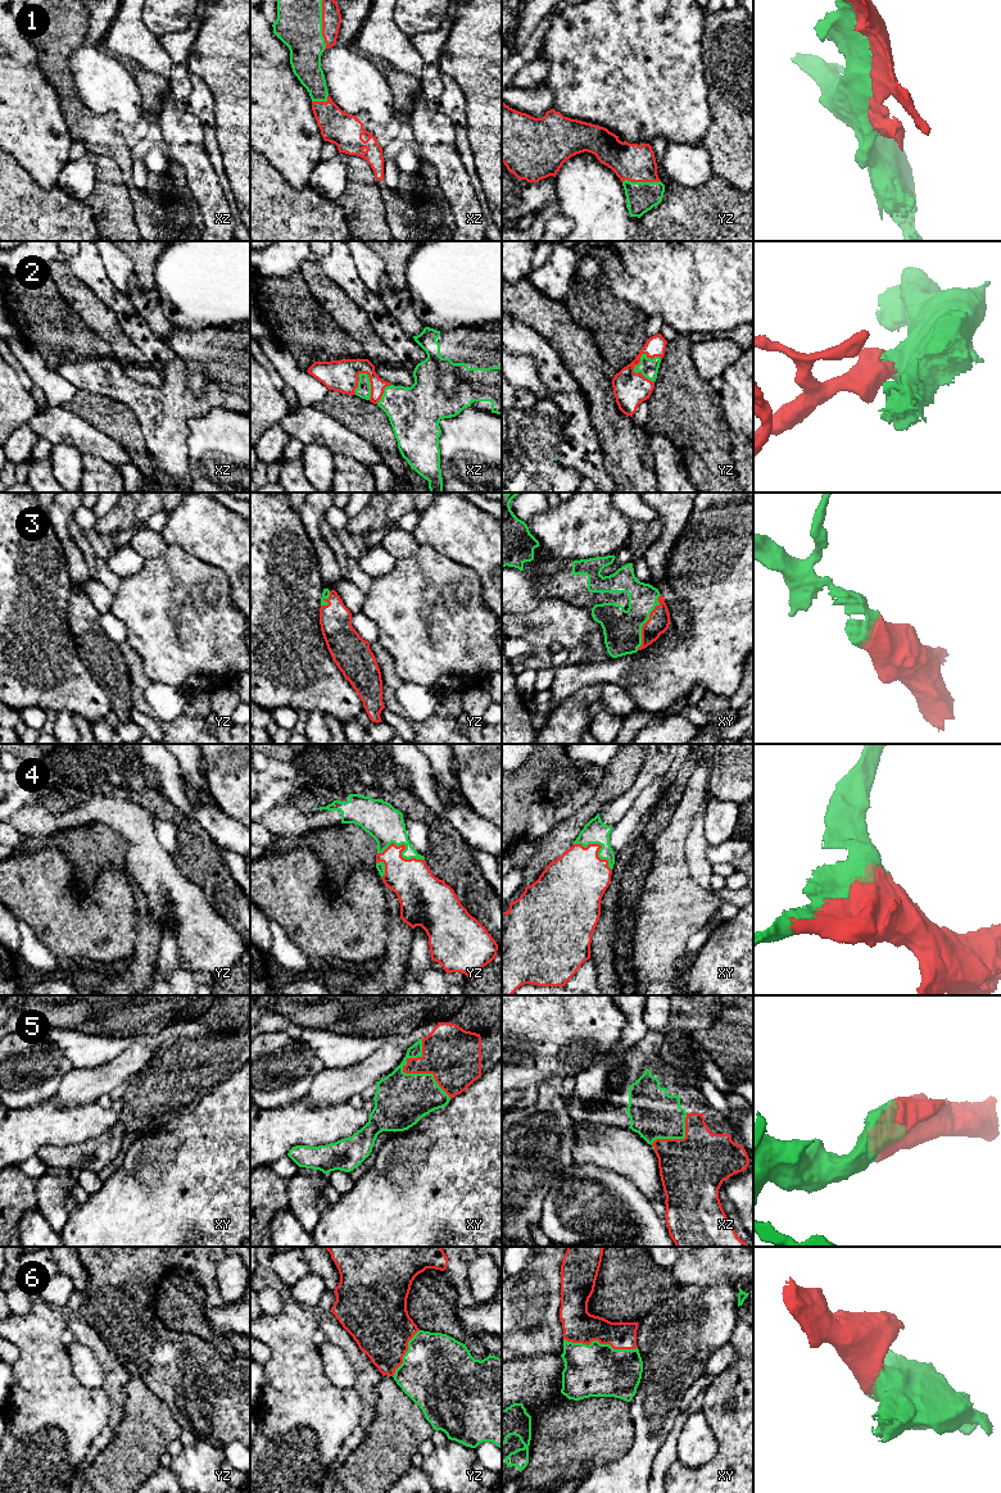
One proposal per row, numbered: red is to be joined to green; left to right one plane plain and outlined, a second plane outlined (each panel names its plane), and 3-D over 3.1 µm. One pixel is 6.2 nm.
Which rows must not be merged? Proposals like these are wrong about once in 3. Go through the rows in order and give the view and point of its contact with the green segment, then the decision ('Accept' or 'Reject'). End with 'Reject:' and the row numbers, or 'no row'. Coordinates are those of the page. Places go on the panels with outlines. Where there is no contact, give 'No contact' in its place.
1: Touches green at xz (321, 25). Accept
2: Touches green at yz (635, 372). Accept
3: Touches green at xy (646, 621). Accept
4: Touches green at yz (406, 848). Accept
5: Touches green at xy (410, 1074). Accept
6: Touches green at xy (599, 1343). Accept
Reject: no row

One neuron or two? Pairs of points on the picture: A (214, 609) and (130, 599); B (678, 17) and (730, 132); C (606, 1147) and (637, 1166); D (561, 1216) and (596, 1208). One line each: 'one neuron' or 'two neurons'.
A: one neuron
B: two neurons
C: one neuron
D: one neuron

